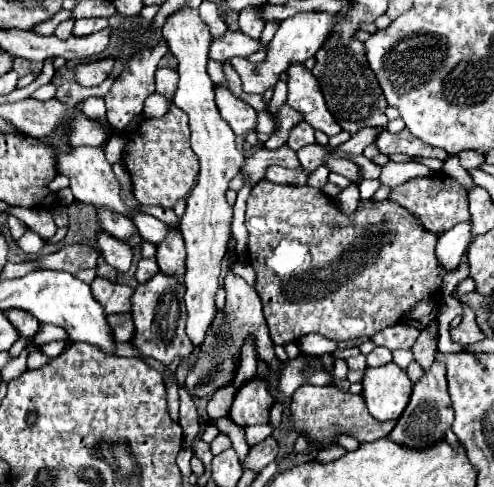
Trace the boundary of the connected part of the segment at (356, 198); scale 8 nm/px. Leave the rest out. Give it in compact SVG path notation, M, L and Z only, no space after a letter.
M350 184L348 188L344 188L336 198L334 198L336 206L344 212L344 214L350 214L356 210L358 202L360 202L360 194L358 194L358 184Z

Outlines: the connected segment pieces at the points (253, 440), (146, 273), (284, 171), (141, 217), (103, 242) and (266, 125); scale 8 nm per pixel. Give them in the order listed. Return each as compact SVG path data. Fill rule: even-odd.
M269 424L249 426L246 428L246 441L252 447L272 435L272 432L273 429Z
M142 258L137 265L136 280L138 282L148 282L158 272L160 272L160 268L156 266L156 260L154 258Z
M270 166L264 174L268 180L276 182L276 184L304 184L308 174L304 172L294 172L294 170L288 170L288 168L280 168L280 166Z
M142 212L132 214L132 222L134 222L136 228L140 230L140 236L142 236L144 240L148 240L148 242L154 242L154 244L160 244L160 242L168 236L168 232L170 232L170 226L168 226L168 224L160 222L160 220L154 218L154 216L146 216L146 214L142 214Z
M98 232L96 244L102 250L102 256L110 266L114 266L120 274L128 272L130 262L132 262L132 250L122 240L118 240L106 232Z
M268 110L258 111L257 117L257 133L271 135L275 129L275 124L270 112Z

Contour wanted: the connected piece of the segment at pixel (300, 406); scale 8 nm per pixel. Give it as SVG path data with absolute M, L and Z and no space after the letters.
M302 384L302 396L292 398L290 414L292 414L292 422L288 426L294 428L296 432L308 436L314 442L326 442L340 432L354 436L358 442L374 442L378 438L386 438L390 434L392 426L396 424L396 420L388 420L388 422L374 420L368 414L368 408L360 394L340 392L340 390L336 390L336 386Z

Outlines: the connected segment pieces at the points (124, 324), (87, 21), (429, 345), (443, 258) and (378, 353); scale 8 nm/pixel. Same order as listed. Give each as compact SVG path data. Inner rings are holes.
M130 313L107 316L114 338L118 342L130 342L134 334L134 324Z
M80 18L80 20L76 20L72 34L74 36L88 36L88 34L104 30L104 26L108 26L106 18Z
M422 330L422 334L418 336L416 344L412 346L414 352L414 360L422 366L422 370L428 370L434 362L434 352L436 352L436 340Z
M460 222L452 230L444 232L436 246L436 256L440 258L440 264L444 268L456 268L462 260L462 254L468 248L468 242L472 238L472 222Z
M374 348L368 356L368 366L384 366L388 362L392 362L392 352L388 348Z

